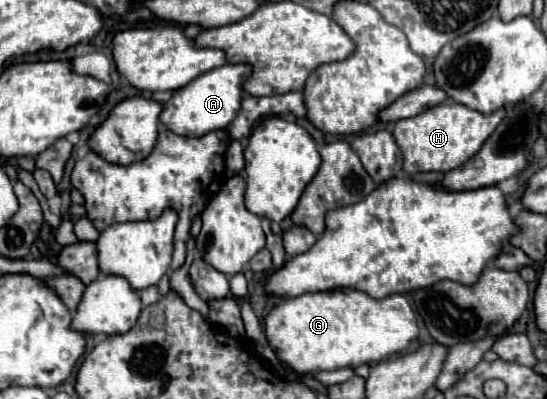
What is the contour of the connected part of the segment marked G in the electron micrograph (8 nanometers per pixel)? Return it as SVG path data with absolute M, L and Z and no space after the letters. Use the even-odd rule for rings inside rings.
M330 290L280 300L266 316L266 338L274 354L297 374L356 368L400 354L418 336L416 314L402 294L374 300L358 290Z

